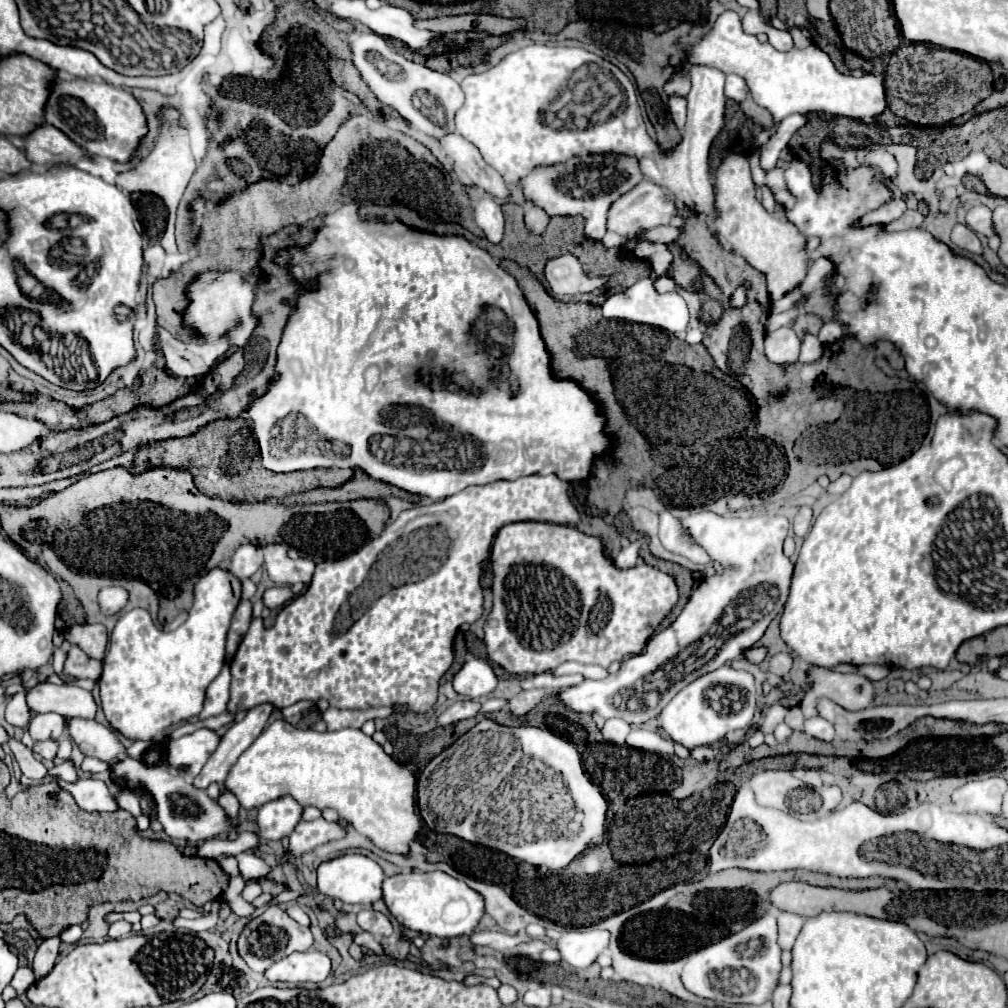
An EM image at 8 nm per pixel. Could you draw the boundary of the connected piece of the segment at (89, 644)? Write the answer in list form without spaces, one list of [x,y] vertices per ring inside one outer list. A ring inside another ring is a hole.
[[[73,624],[65,632],[65,640],[77,644],[83,652],[87,652],[93,658],[103,658],[107,646],[107,630],[105,626],[87,626],[81,632],[81,624]]]

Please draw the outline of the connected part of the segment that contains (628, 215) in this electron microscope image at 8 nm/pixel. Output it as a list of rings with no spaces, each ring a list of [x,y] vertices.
[[[641,180],[633,190],[619,196],[607,212],[607,230],[617,234],[639,234],[667,224],[675,216],[675,202],[661,186]]]

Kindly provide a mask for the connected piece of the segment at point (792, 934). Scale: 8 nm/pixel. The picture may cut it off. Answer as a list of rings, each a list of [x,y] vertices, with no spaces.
[[[779,912],[777,922],[779,922],[779,946],[781,946],[781,950],[785,944],[791,944],[791,948],[793,948],[793,942],[805,924],[805,918],[799,918],[797,914]]]

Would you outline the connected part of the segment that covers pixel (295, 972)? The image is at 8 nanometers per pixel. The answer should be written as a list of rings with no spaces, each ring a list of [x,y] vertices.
[[[293,952],[265,970],[269,982],[323,982],[331,972],[331,960],[321,952]]]

